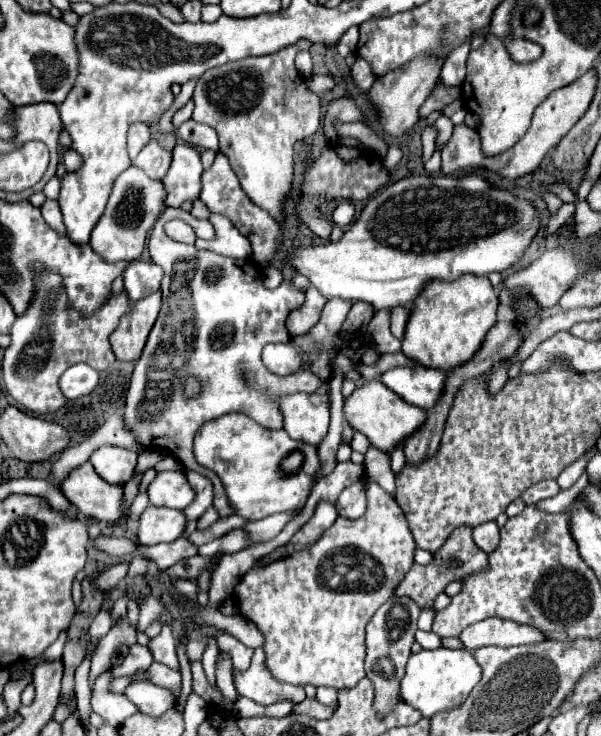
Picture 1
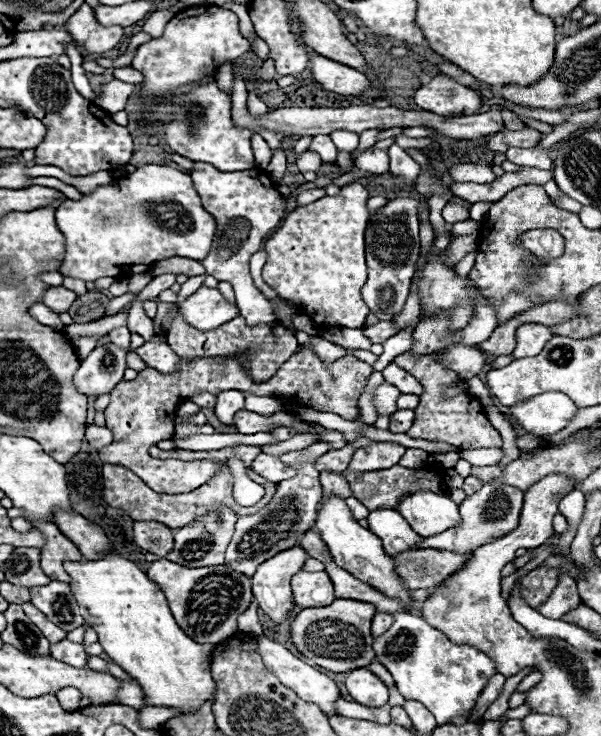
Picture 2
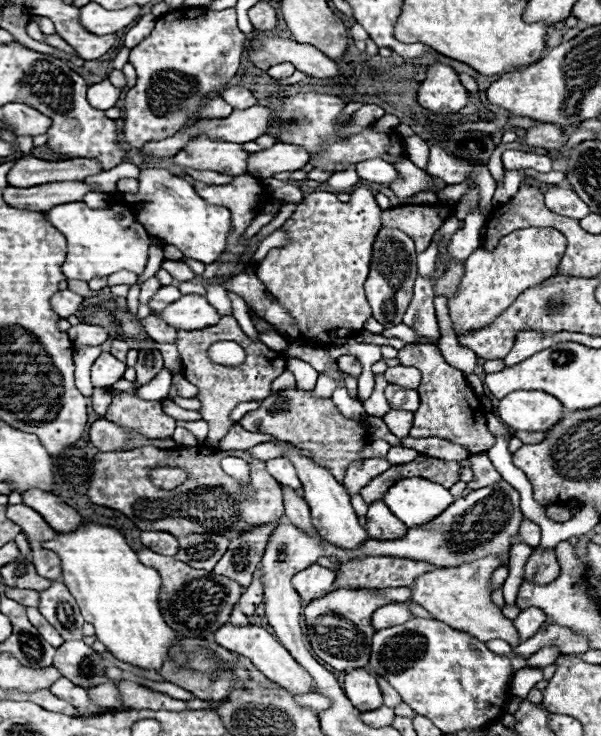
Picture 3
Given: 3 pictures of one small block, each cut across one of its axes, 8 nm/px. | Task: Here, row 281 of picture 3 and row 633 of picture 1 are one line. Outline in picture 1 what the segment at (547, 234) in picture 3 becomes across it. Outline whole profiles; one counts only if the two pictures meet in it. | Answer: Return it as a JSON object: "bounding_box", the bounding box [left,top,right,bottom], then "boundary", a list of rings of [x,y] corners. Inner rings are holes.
{"bounding_box":[460,618,546,650],"boundary":[[[488,618],[468,626],[460,640],[466,650],[476,650],[482,646],[520,646],[520,644],[538,644],[544,642],[546,636],[532,626],[508,622],[502,618]]]}

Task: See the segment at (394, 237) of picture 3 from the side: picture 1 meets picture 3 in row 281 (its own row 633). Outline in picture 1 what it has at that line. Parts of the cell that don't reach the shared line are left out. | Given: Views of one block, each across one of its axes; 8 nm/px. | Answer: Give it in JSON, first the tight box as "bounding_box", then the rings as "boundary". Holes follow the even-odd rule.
{"bounding_box":[366,596,420,718],"boundary":[[[390,596],[366,626],[366,676],[372,680],[376,692],[374,712],[378,714],[378,718],[384,718],[400,702],[400,682],[410,658],[410,646],[414,644],[418,614],[420,608],[412,600]]]}

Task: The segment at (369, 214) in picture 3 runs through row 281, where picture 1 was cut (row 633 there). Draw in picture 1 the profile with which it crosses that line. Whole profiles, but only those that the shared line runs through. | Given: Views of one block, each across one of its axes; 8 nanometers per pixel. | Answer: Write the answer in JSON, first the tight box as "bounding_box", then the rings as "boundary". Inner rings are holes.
{"bounding_box":[234,478,416,688],"boundary":[[[366,478],[366,500],[368,500],[368,508],[366,508],[366,514],[358,520],[346,520],[346,518],[338,518],[326,532],[324,536],[314,544],[310,546],[308,550],[300,550],[300,552],[294,552],[292,556],[288,558],[282,558],[282,560],[276,560],[276,562],[270,562],[266,566],[254,566],[250,568],[242,578],[240,582],[236,584],[234,588],[234,596],[238,600],[238,610],[240,614],[254,622],[256,628],[260,630],[260,634],[264,636],[264,652],[266,652],[266,668],[268,672],[272,672],[272,676],[276,676],[276,680],[284,682],[284,684],[296,684],[296,686],[306,686],[306,684],[312,684],[312,686],[328,686],[328,688],[352,688],[356,686],[366,674],[364,674],[364,656],[366,656],[366,640],[364,640],[364,632],[366,632],[366,624],[368,620],[374,616],[374,612],[392,596],[392,592],[396,590],[396,586],[400,584],[400,580],[404,580],[406,572],[412,568],[414,564],[414,552],[416,552],[416,542],[412,540],[412,530],[408,528],[408,520],[404,516],[404,512],[398,508],[398,504],[394,502],[394,498],[390,494],[386,494],[378,482]]]}

